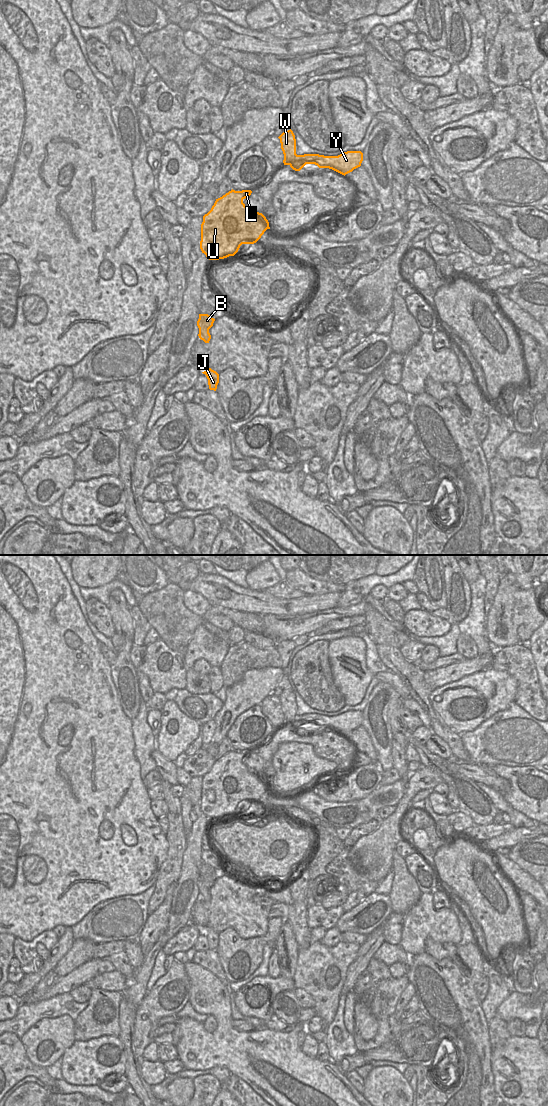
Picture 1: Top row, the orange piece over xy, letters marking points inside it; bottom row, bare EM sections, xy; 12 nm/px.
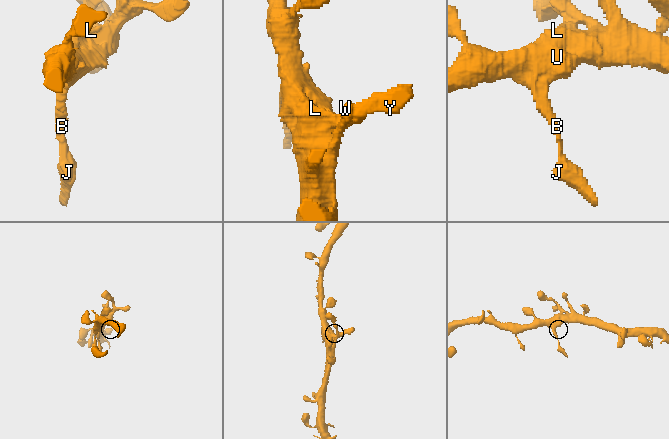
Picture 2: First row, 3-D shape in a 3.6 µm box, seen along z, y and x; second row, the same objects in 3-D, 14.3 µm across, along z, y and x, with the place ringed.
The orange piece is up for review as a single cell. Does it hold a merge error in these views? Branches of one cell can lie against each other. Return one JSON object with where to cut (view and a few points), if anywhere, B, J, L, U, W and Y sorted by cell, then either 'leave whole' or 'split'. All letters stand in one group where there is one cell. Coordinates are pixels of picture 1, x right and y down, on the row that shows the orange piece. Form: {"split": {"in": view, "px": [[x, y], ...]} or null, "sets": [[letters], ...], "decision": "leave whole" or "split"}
{"split": null, "sets": [["B", "J", "L", "U", "W", "Y"]], "decision": "leave whole"}

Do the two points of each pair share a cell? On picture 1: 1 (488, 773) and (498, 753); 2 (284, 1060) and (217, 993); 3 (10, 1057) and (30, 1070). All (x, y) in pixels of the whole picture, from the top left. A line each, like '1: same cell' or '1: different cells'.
1: different cells
2: same cell
3: same cell

